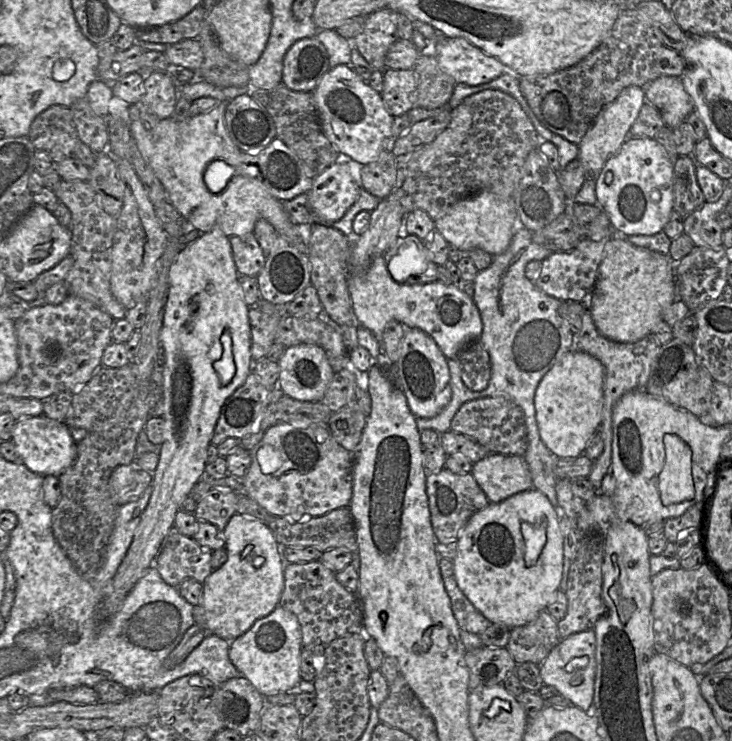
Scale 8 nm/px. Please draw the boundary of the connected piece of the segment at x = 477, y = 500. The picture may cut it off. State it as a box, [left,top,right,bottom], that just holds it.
[426,467,490,544]

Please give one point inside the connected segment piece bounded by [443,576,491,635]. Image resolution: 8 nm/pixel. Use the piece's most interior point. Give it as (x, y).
(469, 619)

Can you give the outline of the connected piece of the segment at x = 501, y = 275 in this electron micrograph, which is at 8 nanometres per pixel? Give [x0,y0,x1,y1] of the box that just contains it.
[415,228,575,508]

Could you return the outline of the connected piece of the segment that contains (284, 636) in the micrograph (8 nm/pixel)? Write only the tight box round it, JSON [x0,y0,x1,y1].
[226,604,302,697]

